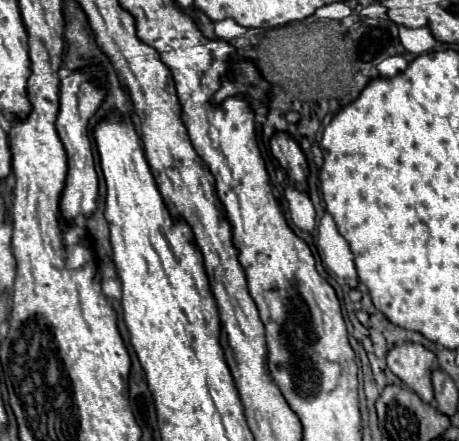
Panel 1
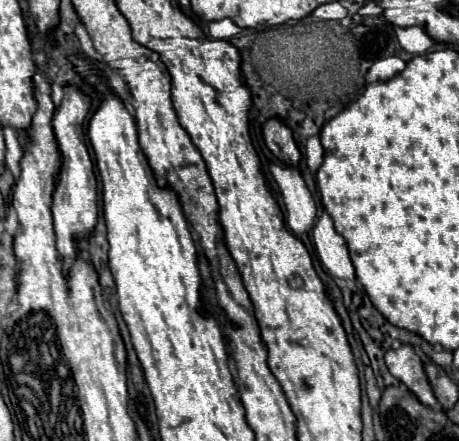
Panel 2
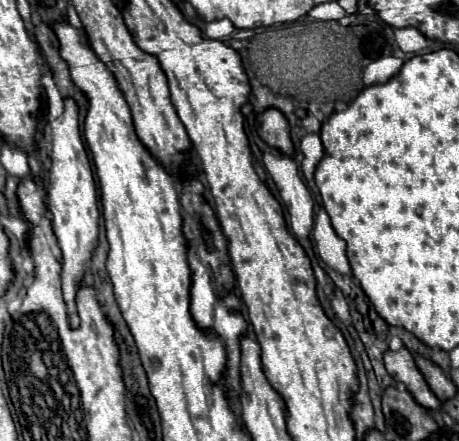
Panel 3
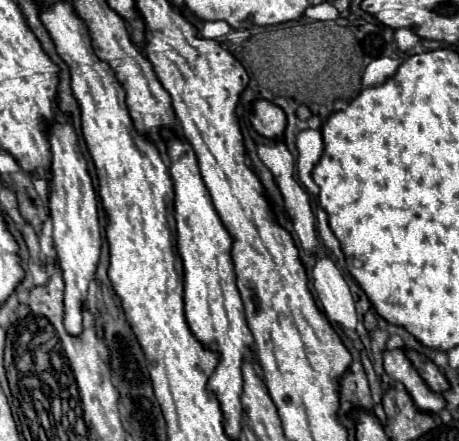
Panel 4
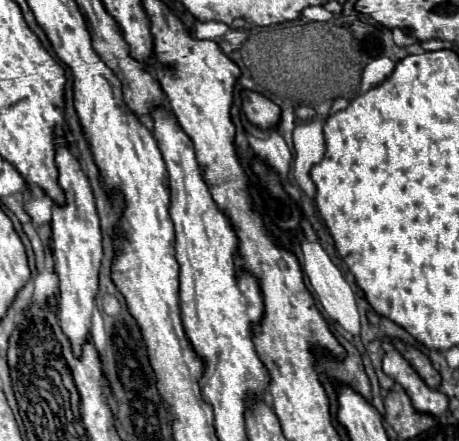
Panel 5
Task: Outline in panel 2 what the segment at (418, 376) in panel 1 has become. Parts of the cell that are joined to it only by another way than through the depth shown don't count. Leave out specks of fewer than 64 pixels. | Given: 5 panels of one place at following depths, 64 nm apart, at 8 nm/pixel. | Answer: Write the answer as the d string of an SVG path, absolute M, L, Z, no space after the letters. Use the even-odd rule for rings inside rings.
M402 344L398 350L386 352L386 366L394 378L404 382L410 392L416 394L416 398L426 406L436 406L434 392L428 384L428 378L422 368L422 360L414 354L414 348L408 344Z

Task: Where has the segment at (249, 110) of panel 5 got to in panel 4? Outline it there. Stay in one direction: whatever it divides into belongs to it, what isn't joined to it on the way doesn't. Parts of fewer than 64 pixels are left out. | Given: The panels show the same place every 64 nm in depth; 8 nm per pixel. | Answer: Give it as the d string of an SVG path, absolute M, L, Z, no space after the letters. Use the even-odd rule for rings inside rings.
M254 100L252 102L252 116L250 122L254 126L254 130L270 140L282 138L284 128L286 128L286 116L280 108L276 108L276 104L268 102L268 100Z

